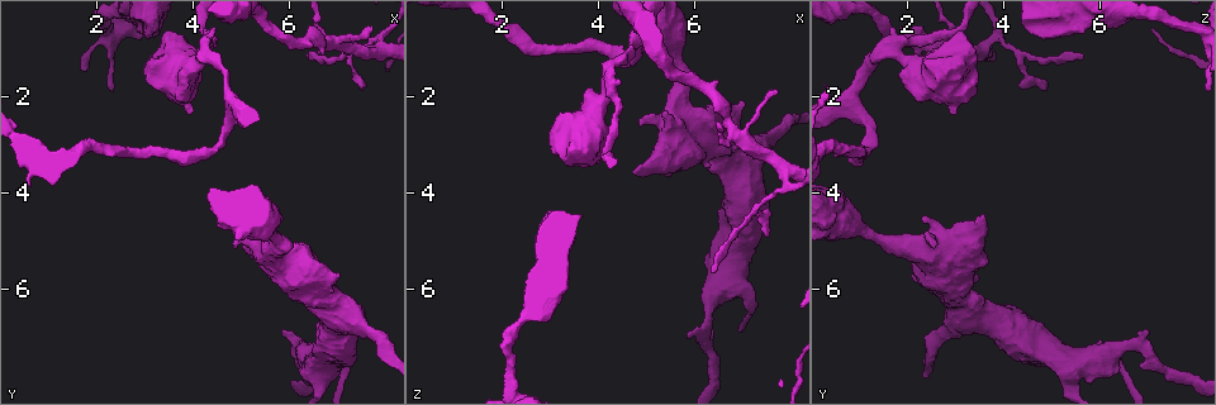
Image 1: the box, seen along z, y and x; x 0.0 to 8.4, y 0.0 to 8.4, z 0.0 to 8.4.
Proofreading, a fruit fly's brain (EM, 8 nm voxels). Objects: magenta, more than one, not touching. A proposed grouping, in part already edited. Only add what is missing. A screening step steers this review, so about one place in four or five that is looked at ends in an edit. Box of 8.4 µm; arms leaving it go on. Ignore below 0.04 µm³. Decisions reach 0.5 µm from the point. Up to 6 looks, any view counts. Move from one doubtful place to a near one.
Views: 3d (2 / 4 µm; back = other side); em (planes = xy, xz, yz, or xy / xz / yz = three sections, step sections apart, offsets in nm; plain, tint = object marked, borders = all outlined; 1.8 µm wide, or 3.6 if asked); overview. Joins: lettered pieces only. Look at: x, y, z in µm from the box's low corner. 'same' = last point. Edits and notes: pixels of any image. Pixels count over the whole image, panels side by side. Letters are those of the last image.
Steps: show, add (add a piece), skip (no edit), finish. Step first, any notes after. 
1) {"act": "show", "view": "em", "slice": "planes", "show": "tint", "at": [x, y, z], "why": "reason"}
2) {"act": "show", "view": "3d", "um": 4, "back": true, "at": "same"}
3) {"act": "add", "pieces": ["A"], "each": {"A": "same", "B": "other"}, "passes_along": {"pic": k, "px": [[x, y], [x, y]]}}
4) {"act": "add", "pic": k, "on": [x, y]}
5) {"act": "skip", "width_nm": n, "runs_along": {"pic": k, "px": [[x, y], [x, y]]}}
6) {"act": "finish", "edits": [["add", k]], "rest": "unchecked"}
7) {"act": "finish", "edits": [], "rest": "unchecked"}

{"act": "show", "view": "em", "slice": "planes", "show": "plain", "at": [5.85, 6.85, 6.95], "why": "an open end"}

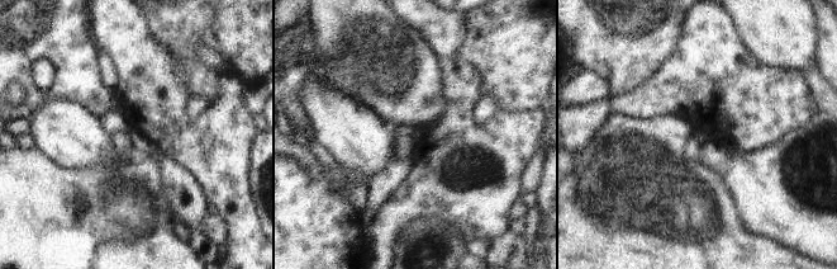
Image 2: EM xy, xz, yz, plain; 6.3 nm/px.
{"act": "show", "view": "em", "slice": "planes", "show": "borders", "at": "same"}

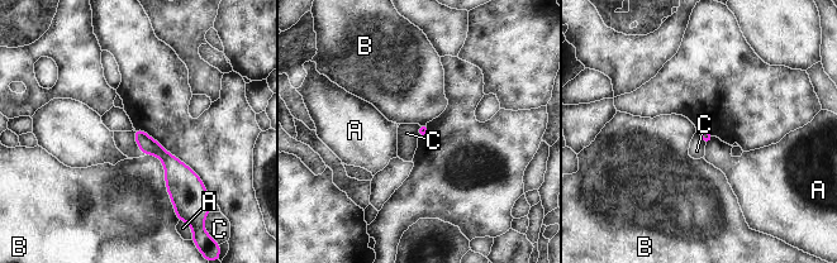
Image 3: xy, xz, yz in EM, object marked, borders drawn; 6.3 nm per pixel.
{"act": "skip", "each": {"A": "other", "B": "other", "C": "other"}, "found": "no lettered piece goes on from it"}

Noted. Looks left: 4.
{"act": "show", "view": "3d", "um": 4, "back": true, "at": [4.75, 4.40, 3.55], "why": "branch stops here"}

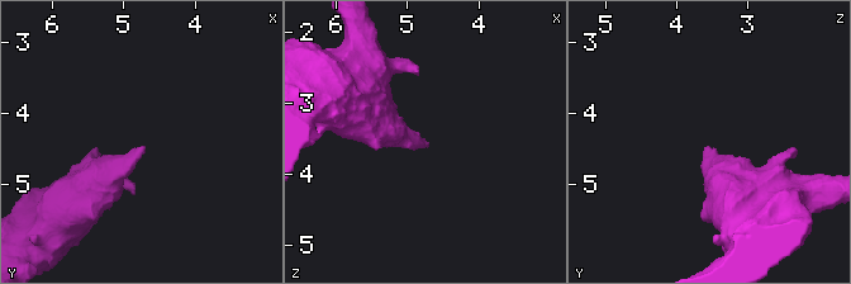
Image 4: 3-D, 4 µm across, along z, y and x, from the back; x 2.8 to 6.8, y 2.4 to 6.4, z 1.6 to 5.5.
{"act": "show", "view": "em", "slice": "planes", "show": "tint", "at": [4.70, 4.40, 3.60], "why": "need the tissue"}

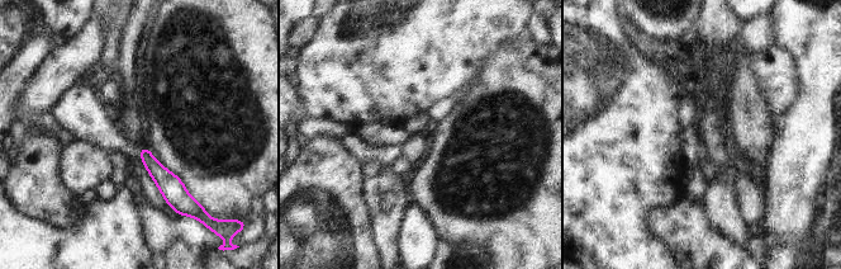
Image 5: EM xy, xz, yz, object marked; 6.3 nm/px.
{"act": "show", "view": "em", "slice": "planes", "show": "borders", "at": "same"}

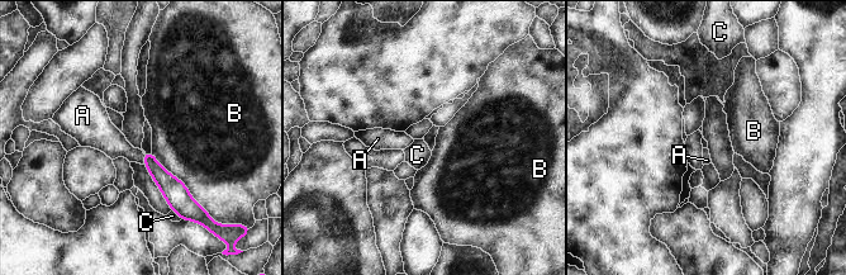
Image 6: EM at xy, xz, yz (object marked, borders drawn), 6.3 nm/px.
{"act": "add", "pieces": ["A"], "each": {"A": "same", "B": "other", "C": "other"}, "passes_along": {"pic": 6, "px": [[170, 186], [143, 159], [109, 140]]}, "found": "it goes on there"}

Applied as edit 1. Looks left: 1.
{"act": "finish", "edits": [["add", 6]], "rest": "unchecked"}

